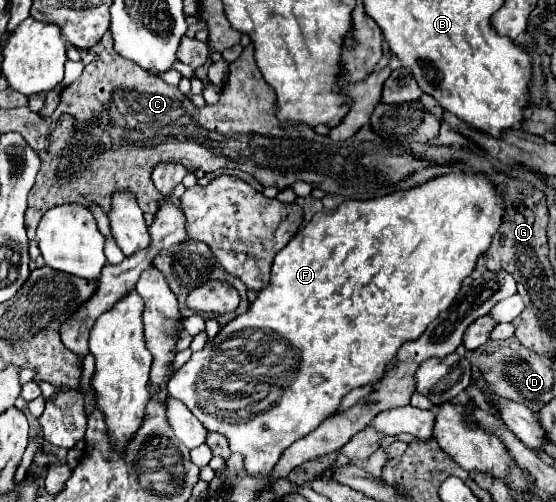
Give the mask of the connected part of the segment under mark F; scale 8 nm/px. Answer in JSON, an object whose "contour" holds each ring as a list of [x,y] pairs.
{"contour":[[[446,175],[432,179],[416,189],[392,193],[388,197],[378,197],[372,201],[344,201],[338,205],[338,209],[332,211],[320,211],[316,213],[310,223],[292,237],[292,241],[274,257],[272,263],[272,275],[268,287],[258,291],[258,297],[254,303],[250,303],[248,311],[232,319],[228,325],[224,325],[214,339],[208,339],[202,351],[192,353],[190,361],[182,365],[182,369],[176,371],[172,381],[168,381],[168,393],[174,399],[180,399],[194,417],[200,419],[200,423],[206,427],[208,433],[220,433],[228,439],[228,447],[232,453],[244,455],[244,467],[250,473],[268,473],[272,471],[272,465],[280,459],[282,451],[292,445],[296,439],[308,435],[324,417],[338,411],[340,401],[346,393],[350,393],[356,387],[378,383],[384,373],[388,361],[398,353],[402,343],[416,341],[426,327],[438,317],[440,311],[448,309],[452,305],[454,297],[458,295],[462,281],[474,271],[476,259],[480,253],[484,253],[496,233],[496,227],[500,227],[504,213],[502,197],[496,193],[496,187],[488,181],[486,175]]]}

